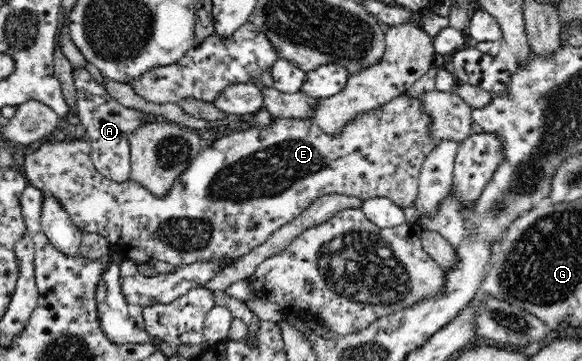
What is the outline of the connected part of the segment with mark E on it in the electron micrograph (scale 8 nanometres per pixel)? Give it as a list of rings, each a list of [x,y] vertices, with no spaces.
[[[405,94],[391,98],[387,104],[357,116],[355,120],[347,122],[347,126],[343,126],[343,130],[339,130],[337,134],[325,134],[320,130],[319,125],[311,118],[275,118],[271,122],[271,126],[263,126],[263,128],[253,128],[243,131],[237,131],[222,138],[215,138],[205,143],[202,150],[190,162],[190,166],[185,170],[177,180],[174,186],[163,195],[163,198],[157,198],[151,191],[140,186],[139,183],[134,181],[127,181],[117,183],[105,176],[102,176],[94,166],[91,159],[91,143],[85,138],[73,140],[71,142],[55,142],[55,143],[41,143],[41,147],[31,154],[25,155],[23,158],[22,172],[29,181],[29,185],[37,188],[42,193],[51,193],[56,200],[59,200],[60,205],[69,214],[71,221],[75,223],[76,227],[80,228],[82,233],[97,233],[103,235],[111,246],[111,251],[116,259],[131,260],[138,265],[144,263],[152,263],[157,260],[169,262],[176,266],[193,264],[193,262],[219,262],[230,258],[236,261],[240,256],[245,256],[251,252],[253,248],[263,244],[278,228],[286,225],[289,222],[295,221],[313,202],[316,198],[321,198],[326,194],[344,194],[351,195],[352,197],[360,198],[360,200],[367,201],[369,198],[385,197],[397,204],[399,207],[413,207],[417,201],[418,196],[418,181],[420,171],[427,156],[440,144],[440,140],[434,140],[429,135],[429,126],[431,126],[431,116],[425,109],[423,103],[416,98],[409,98]]]

